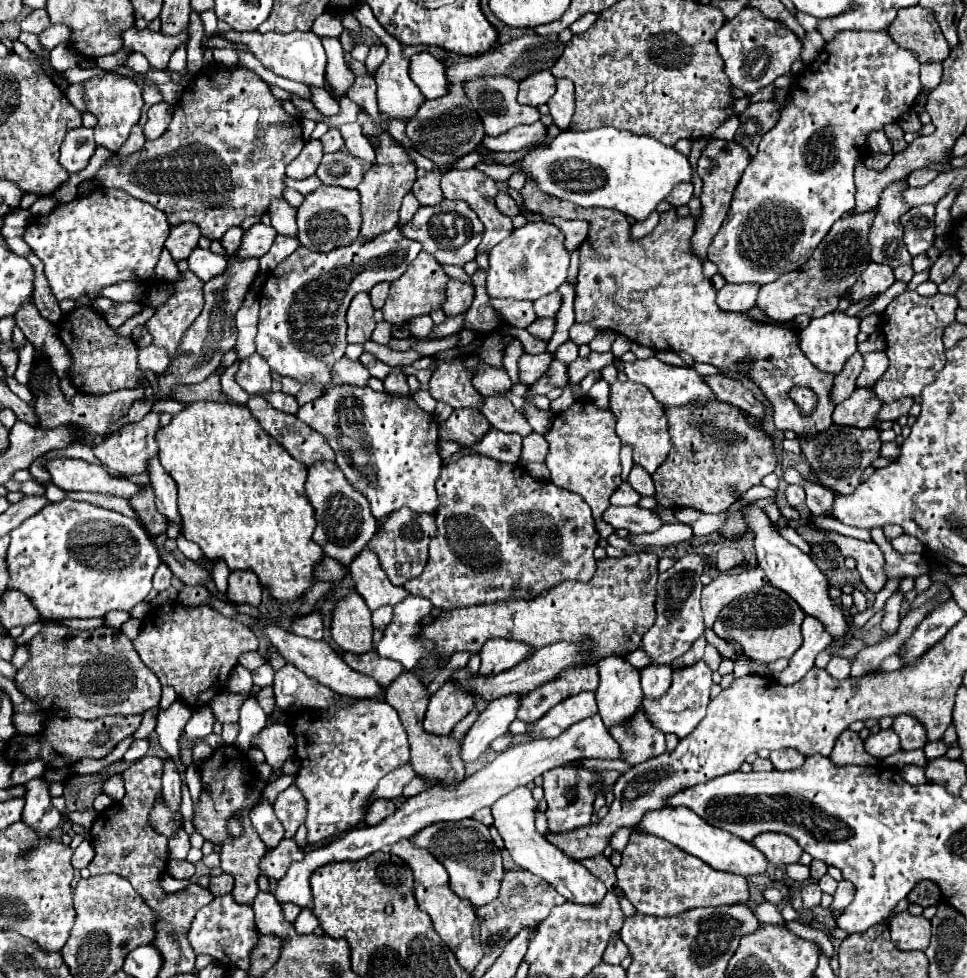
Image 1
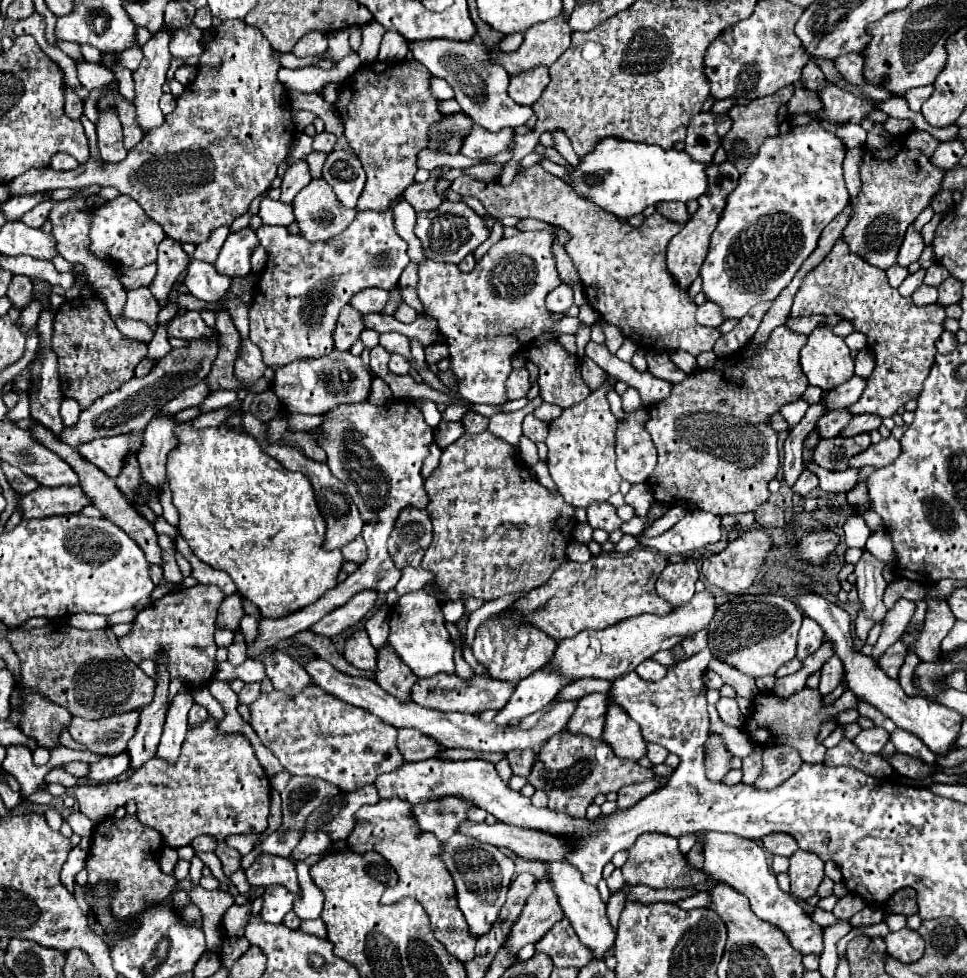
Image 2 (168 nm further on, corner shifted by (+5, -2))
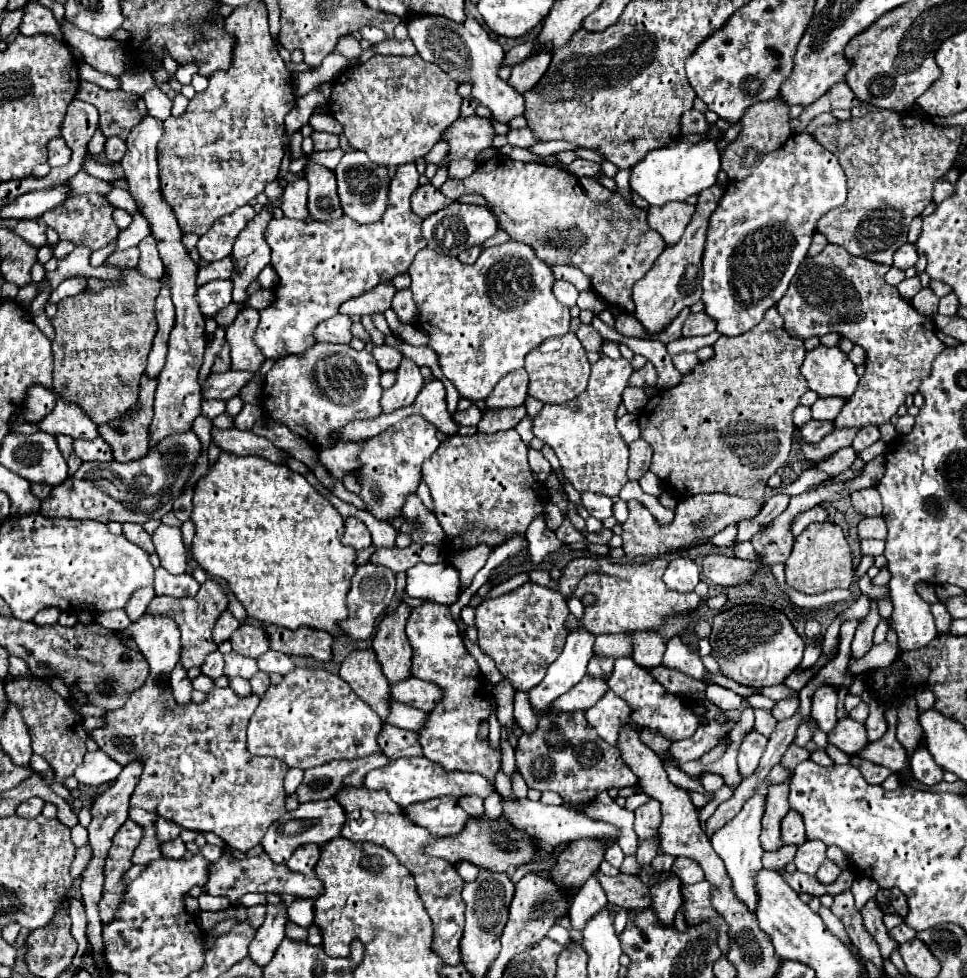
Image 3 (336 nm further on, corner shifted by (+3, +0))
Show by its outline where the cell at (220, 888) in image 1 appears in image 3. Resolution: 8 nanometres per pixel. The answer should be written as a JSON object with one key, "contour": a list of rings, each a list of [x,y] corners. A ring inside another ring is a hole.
{"contour":[[[201,893],[199,895],[199,907],[203,909],[203,911],[211,911],[211,913],[223,913],[225,909],[229,909],[231,907],[231,903],[229,903],[229,899],[227,897],[213,897],[213,895],[209,895],[209,893]]]}

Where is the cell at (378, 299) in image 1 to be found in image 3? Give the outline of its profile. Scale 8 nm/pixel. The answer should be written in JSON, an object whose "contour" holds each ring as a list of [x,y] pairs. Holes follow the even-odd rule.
{"contour":[[[381,283],[373,287],[369,293],[363,293],[361,297],[353,297],[341,305],[339,313],[347,313],[351,317],[363,317],[373,313],[385,313],[391,307],[391,299],[395,295],[393,283]]]}

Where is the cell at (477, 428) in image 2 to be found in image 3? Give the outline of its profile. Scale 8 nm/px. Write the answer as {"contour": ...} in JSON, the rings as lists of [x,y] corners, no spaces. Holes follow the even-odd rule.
{"contour":[[[525,403],[511,409],[511,411],[499,411],[499,409],[491,409],[491,411],[485,411],[479,425],[477,425],[477,431],[479,433],[495,433],[495,431],[507,431],[511,427],[515,427],[523,417],[525,417],[527,409],[525,409]]]}

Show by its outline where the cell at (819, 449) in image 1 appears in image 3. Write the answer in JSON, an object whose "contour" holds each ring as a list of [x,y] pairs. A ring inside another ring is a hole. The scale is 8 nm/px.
{"contour":[[[867,425],[867,427],[861,427],[861,431],[857,433],[857,437],[855,437],[855,441],[853,441],[853,449],[859,453],[859,451],[863,451],[863,449],[867,449],[869,445],[873,445],[877,439],[879,439],[881,435],[879,435],[879,429],[875,427],[875,425]]]}

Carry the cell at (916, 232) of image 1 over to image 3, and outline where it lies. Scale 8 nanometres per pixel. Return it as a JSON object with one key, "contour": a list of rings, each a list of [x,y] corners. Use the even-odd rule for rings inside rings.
{"contour":[[[905,243],[905,245],[901,245],[901,249],[895,251],[895,263],[893,263],[895,267],[909,269],[915,263],[917,263],[917,249],[913,243]]]}

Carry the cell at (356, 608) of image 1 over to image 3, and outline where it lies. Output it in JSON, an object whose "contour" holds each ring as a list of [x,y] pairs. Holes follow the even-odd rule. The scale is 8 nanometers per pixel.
{"contour":[[[355,649],[341,663],[341,679],[385,721],[389,715],[389,683],[381,673],[381,665],[373,649]]]}

